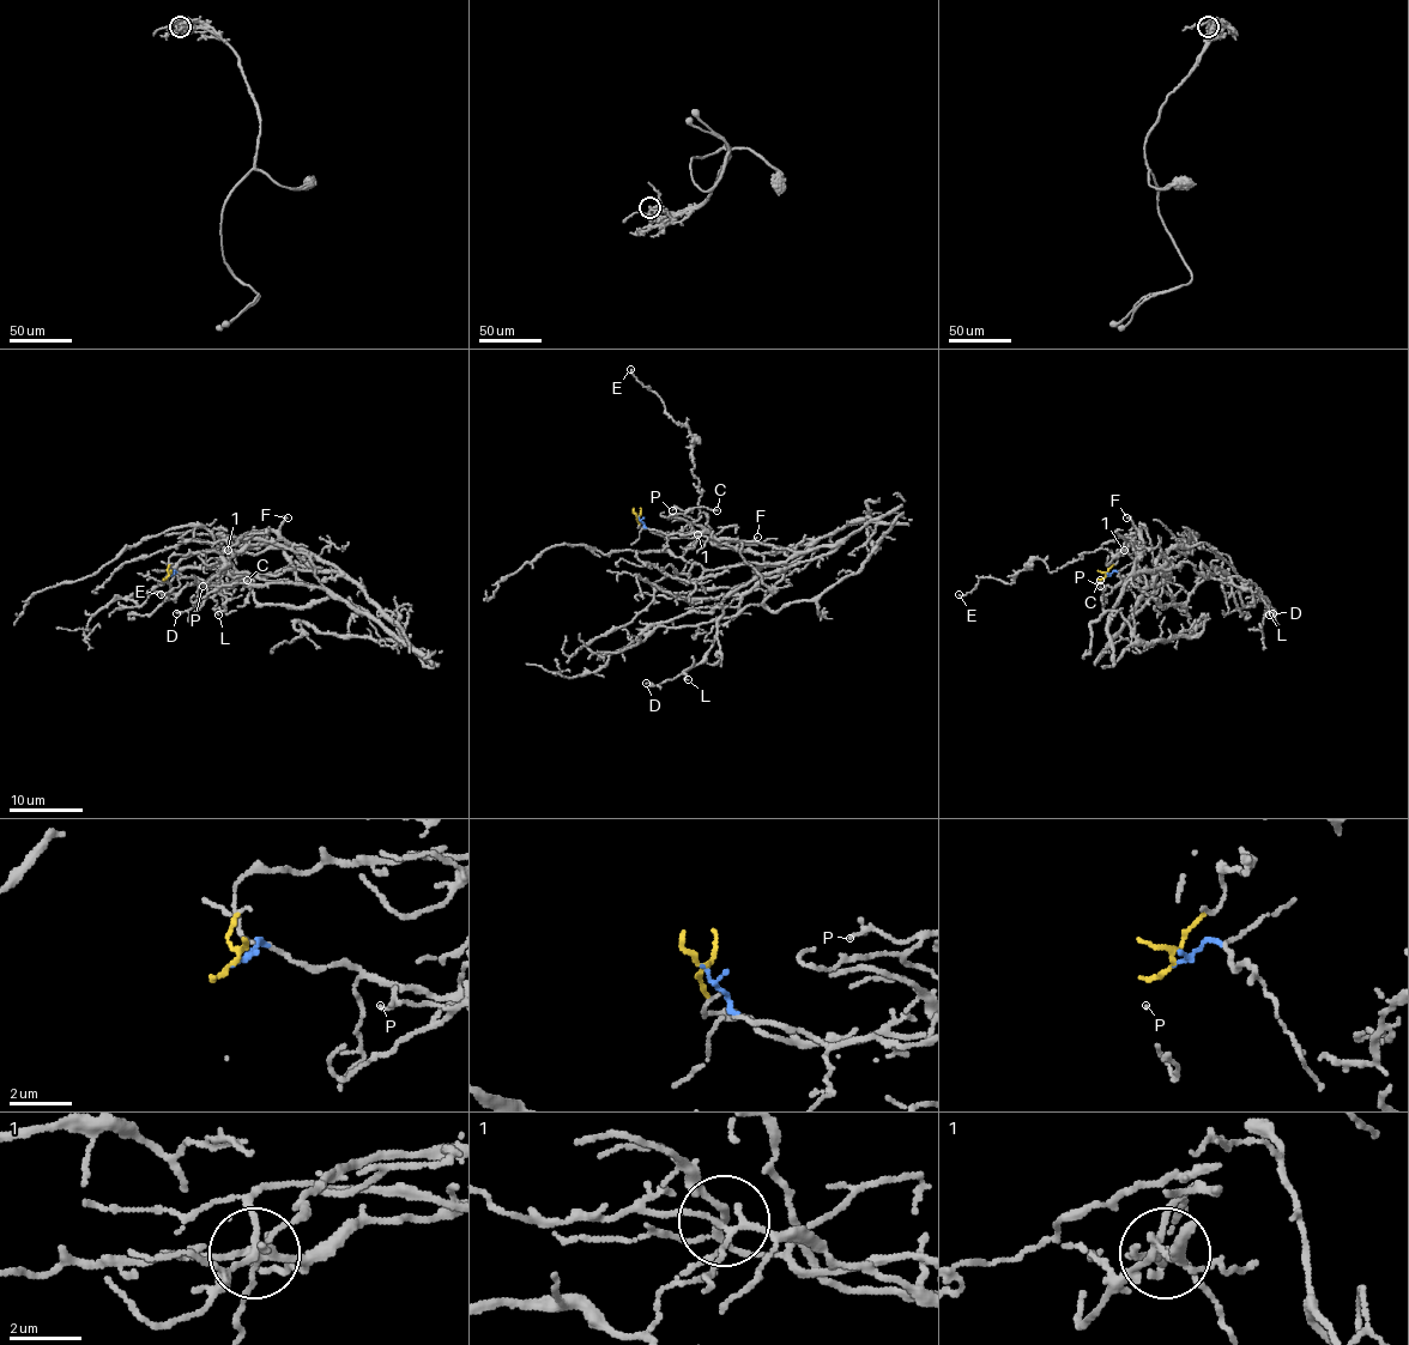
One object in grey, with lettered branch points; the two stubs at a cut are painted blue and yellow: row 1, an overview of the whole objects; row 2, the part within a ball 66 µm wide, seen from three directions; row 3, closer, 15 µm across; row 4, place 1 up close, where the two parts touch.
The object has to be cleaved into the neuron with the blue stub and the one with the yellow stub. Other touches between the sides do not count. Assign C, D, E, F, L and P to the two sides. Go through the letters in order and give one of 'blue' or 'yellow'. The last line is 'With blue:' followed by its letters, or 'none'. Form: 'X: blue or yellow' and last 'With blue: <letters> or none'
C: blue
D: blue
E: yellow
F: yellow
L: blue
P: blue
With blue: C, D, L, P

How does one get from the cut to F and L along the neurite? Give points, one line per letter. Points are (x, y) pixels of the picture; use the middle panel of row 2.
F: (639, 516), (639, 528), (659, 534), (713, 535), (720, 543), (747, 550), (757, 538)
L: (639, 516), (666, 534), (836, 549), (760, 573), (730, 593), (713, 646), (682, 673), (688, 680)

